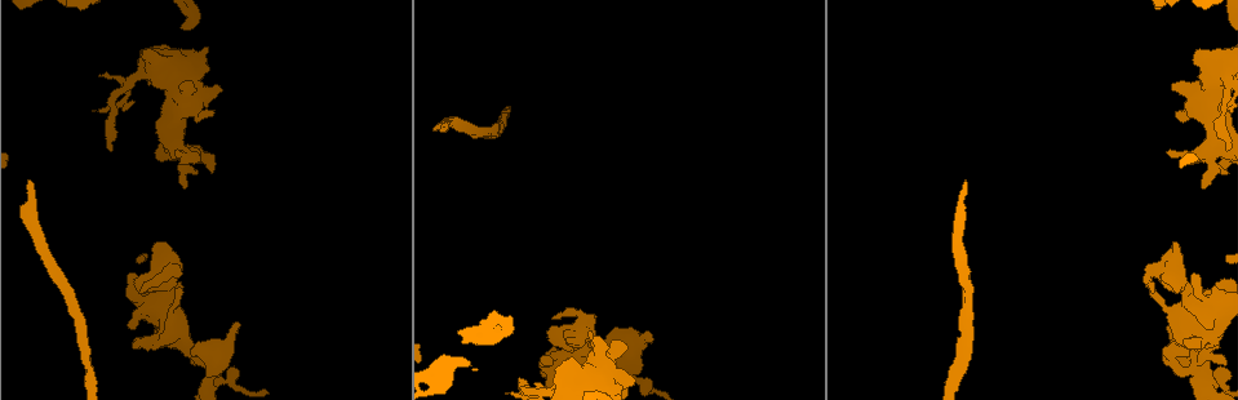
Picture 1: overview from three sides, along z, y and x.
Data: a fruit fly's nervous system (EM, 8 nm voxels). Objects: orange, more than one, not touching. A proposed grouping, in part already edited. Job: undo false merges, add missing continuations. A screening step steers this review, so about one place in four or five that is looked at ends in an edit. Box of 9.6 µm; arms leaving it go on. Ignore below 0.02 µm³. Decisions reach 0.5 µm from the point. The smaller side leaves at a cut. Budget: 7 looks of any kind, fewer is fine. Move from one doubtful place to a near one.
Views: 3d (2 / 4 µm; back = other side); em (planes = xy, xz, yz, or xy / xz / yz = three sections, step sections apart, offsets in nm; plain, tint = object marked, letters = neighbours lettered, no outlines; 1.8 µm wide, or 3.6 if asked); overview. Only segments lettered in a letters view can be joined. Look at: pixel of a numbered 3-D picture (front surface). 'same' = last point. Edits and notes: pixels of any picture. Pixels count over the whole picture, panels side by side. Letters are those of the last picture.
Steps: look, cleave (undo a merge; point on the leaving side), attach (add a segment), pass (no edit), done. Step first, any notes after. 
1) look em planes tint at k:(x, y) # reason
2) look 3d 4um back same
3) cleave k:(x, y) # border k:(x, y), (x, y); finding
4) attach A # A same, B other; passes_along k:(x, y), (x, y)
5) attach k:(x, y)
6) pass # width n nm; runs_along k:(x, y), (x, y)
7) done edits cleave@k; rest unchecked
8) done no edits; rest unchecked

look em xy step 16 letters at 1:(1200, 358) # arms part here

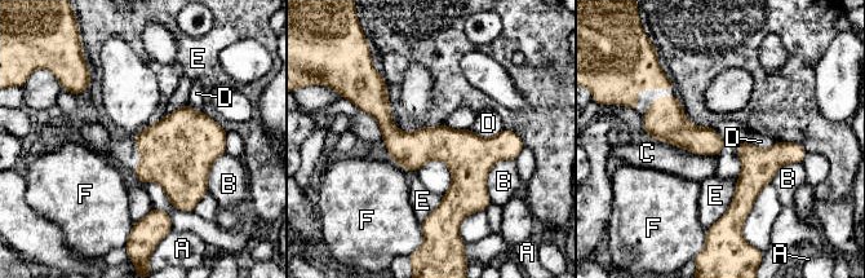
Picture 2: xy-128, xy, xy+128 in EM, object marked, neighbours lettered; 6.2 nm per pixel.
pass # width 180 nm; A other, B other, C other, D other, E other, F other; runs_along 2:(363, 106), (406, 145), (509, 135); continuous, no second cell

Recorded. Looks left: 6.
look em 3.6um planes letters at 1:(1221, 69) # sudden change in width

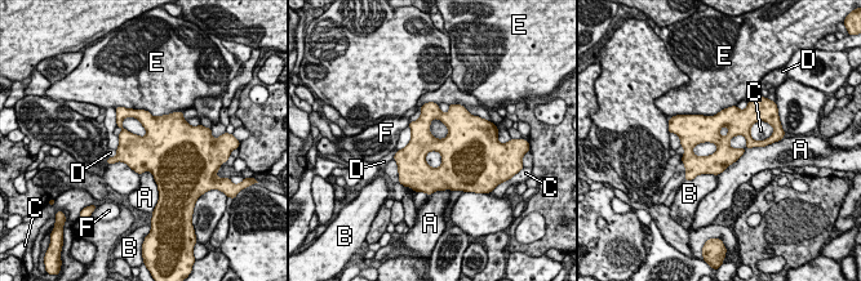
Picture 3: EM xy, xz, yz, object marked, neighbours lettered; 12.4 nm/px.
pass # A other, B other, C other, D other, E other, F other; border 3:(766, 145), (748, 147), (717, 174); one cell here

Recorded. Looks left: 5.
look em yz step 8 tint at 1:(442, 132) # thin end

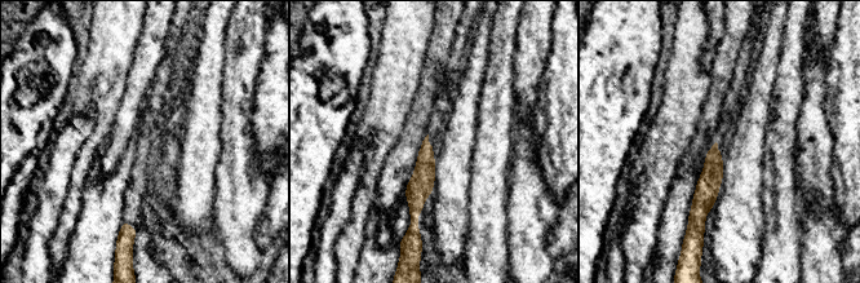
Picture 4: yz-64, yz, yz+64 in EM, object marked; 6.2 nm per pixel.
look em planes letters same # cut it another way

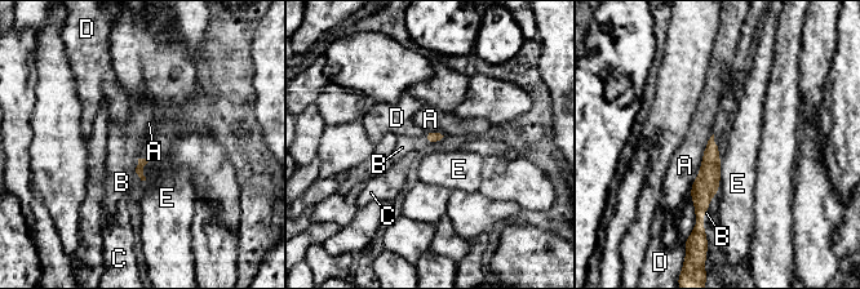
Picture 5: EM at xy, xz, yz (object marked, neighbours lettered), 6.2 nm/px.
attach 5:(728, 105) # A other, B same, C other, D other, E other; the cell continues

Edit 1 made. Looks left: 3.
done edits attach@5; rest unchecked

